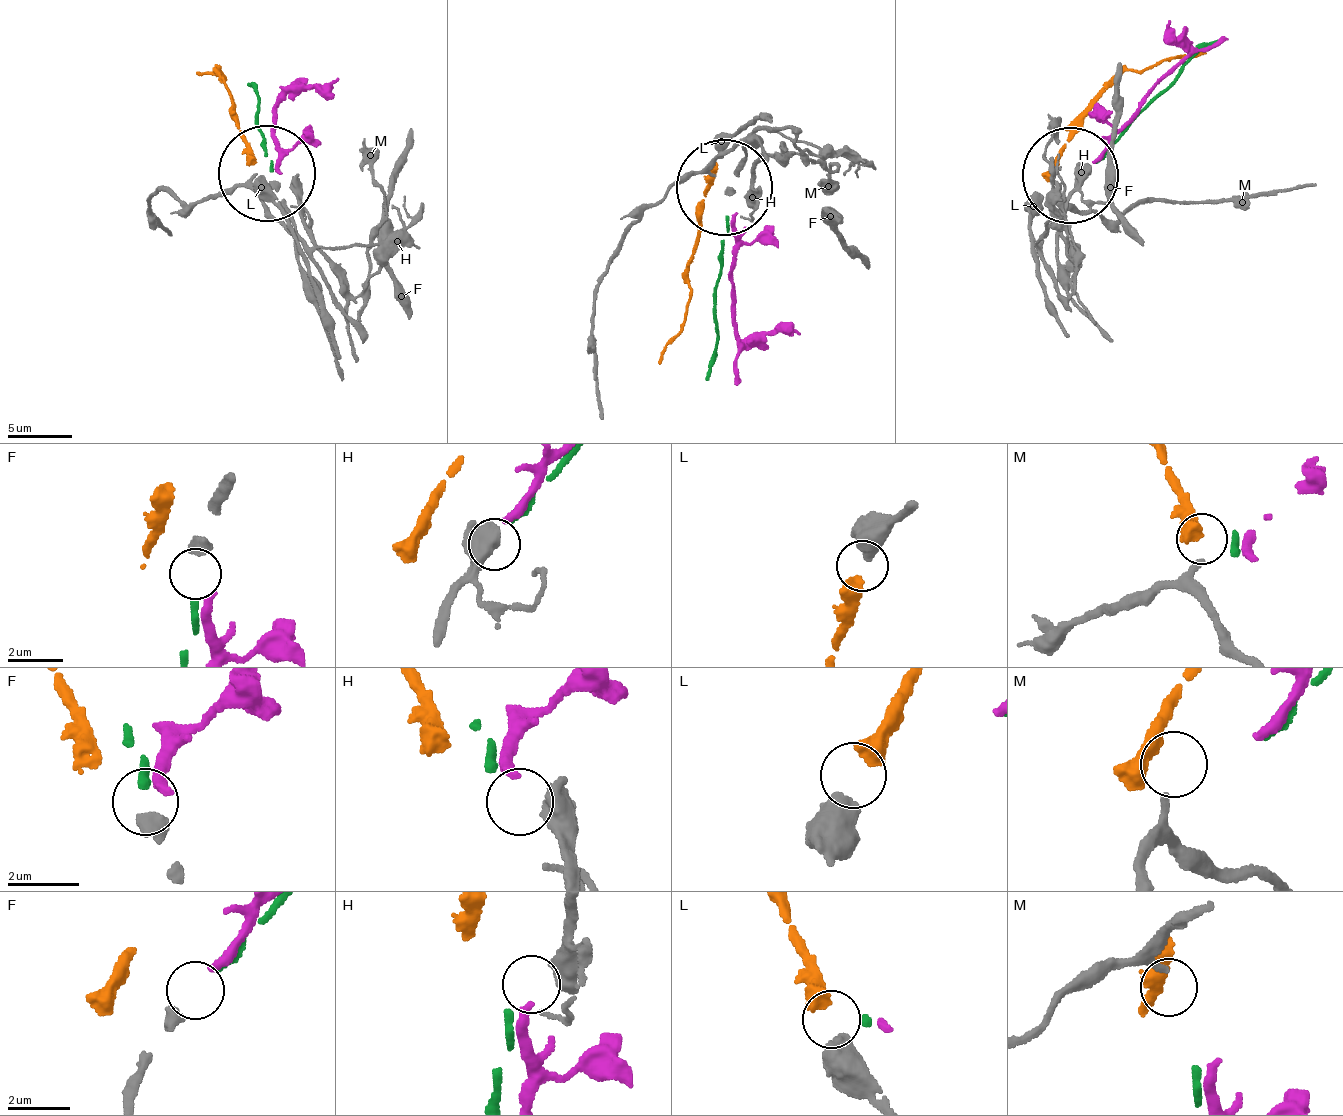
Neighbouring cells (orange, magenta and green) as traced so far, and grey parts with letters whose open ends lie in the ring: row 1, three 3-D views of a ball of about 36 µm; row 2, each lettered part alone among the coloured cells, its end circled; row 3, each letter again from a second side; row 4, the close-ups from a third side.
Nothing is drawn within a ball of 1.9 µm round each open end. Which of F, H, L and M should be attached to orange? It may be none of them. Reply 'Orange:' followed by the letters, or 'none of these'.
Orange: L

